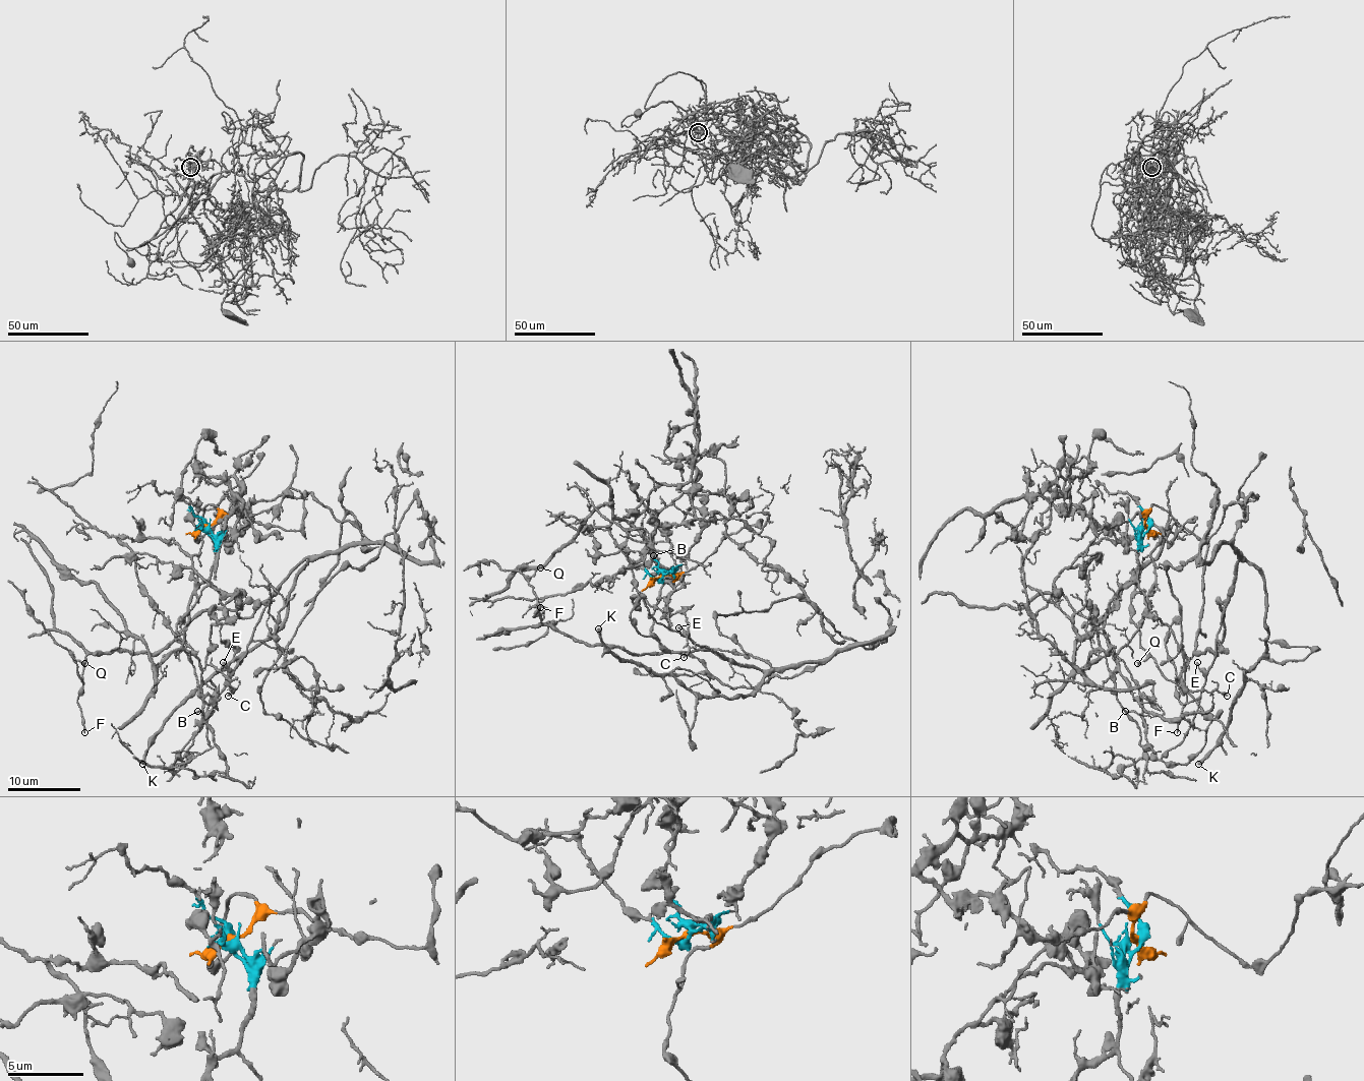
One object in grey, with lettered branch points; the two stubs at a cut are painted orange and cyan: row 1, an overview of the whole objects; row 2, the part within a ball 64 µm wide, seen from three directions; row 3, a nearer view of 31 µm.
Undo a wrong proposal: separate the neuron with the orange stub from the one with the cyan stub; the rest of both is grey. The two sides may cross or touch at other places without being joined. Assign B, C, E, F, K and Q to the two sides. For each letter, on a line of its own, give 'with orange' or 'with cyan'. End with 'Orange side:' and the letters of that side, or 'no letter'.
B: with cyan
C: with cyan
E: with orange
F: with orange
K: with orange
Q: with orange
Orange side: E, F, K, Q

